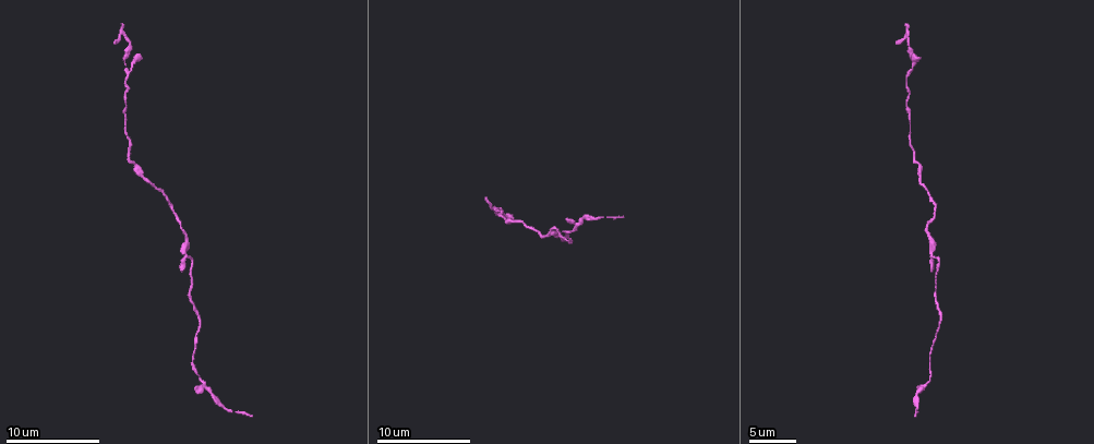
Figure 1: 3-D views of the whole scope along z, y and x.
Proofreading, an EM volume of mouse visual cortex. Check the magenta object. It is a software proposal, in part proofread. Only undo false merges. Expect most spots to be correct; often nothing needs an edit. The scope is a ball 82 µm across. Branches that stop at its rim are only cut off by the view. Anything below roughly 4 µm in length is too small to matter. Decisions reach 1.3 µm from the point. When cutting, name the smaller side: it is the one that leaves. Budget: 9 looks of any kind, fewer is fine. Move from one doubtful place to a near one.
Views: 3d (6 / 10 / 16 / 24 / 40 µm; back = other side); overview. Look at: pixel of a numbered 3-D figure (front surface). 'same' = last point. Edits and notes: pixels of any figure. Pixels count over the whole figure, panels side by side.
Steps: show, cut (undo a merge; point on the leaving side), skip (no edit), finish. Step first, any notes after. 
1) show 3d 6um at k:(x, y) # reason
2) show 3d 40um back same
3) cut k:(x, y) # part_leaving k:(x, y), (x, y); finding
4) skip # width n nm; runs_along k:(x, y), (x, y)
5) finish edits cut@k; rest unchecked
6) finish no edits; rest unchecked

show 3d 16um at 1:(576, 226) # calibre changes

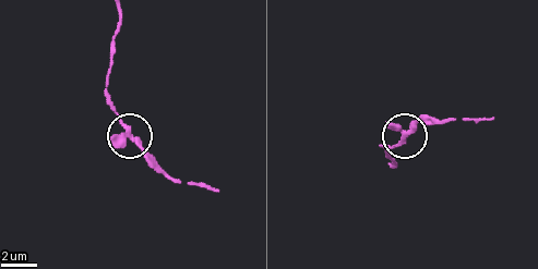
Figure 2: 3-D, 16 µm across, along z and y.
show 3d 6um at 2:(129, 134)

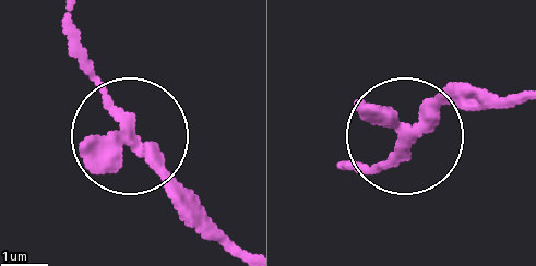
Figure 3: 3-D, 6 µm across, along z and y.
skip # runs_along 3:(341, 162), (376, 162), (466, 84); one neuron here

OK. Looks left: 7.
show 3d 6um at 1:(132, 161) # sudden change in width

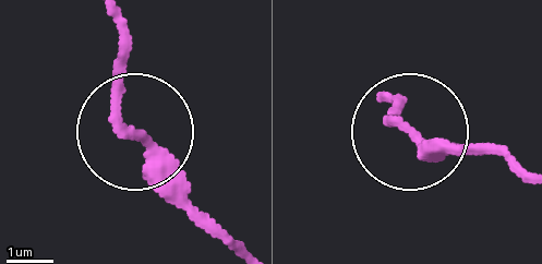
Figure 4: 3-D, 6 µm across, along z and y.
skip # runs_along 4:(233, 246), (176, 164), (120, 117), (117, 23); one neuron here

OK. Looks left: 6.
show 3d 6um at 1:(125, 79) # a narrow waist

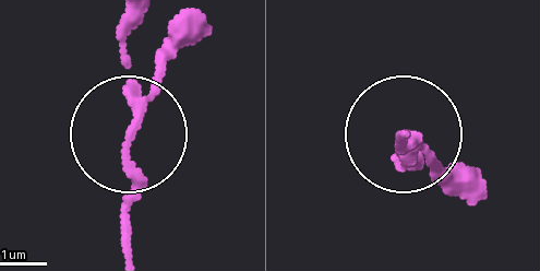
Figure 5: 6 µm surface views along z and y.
show 3d 6um back at 5:(130, 145) # other side

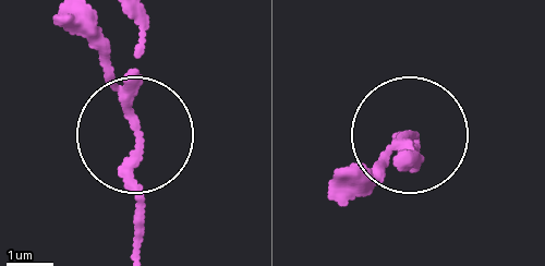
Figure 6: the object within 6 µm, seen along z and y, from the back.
skip # runs_along 6:(133, 254), (133, 55), (145, 20); all the same neuron

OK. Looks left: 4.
show 3d 6um at 1:(931, 255) # small branch off a trunk

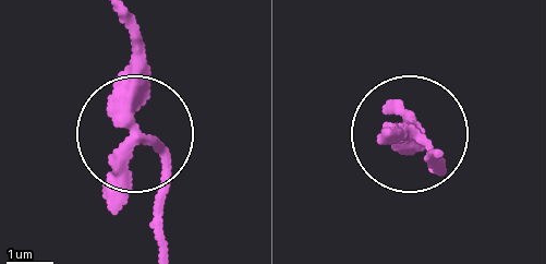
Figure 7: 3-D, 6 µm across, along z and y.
skip # width 250 nm; runs_along 7:(121, 23), (129, 117), (164, 176), (164, 247); continuous, no second neuron

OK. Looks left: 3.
finish no edits; rest unchecked

